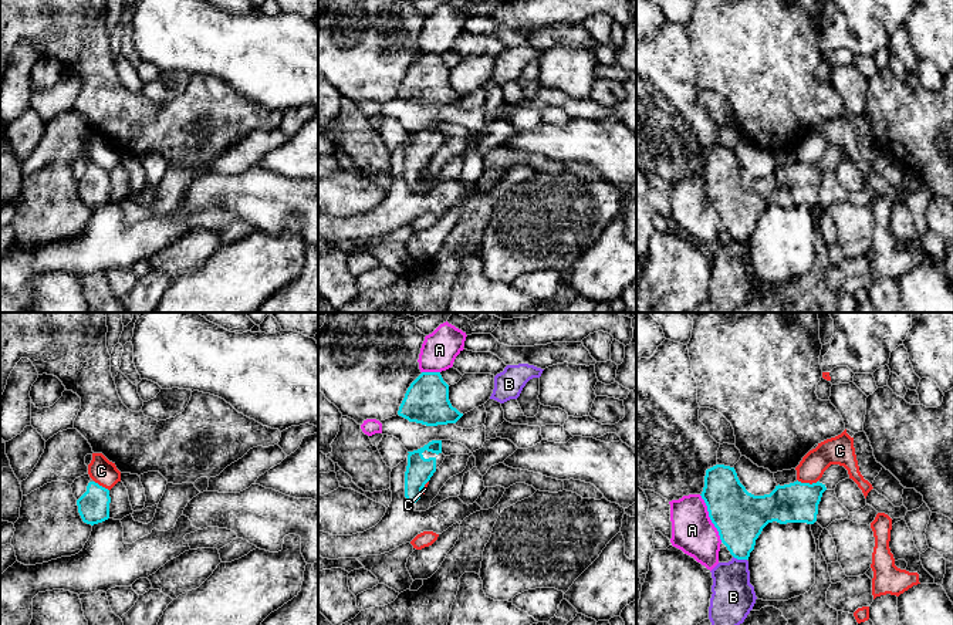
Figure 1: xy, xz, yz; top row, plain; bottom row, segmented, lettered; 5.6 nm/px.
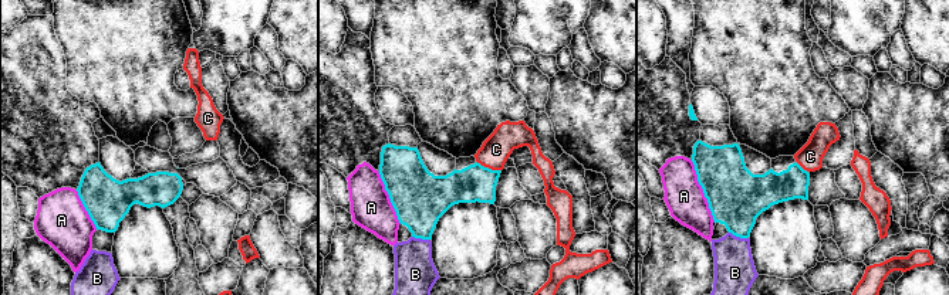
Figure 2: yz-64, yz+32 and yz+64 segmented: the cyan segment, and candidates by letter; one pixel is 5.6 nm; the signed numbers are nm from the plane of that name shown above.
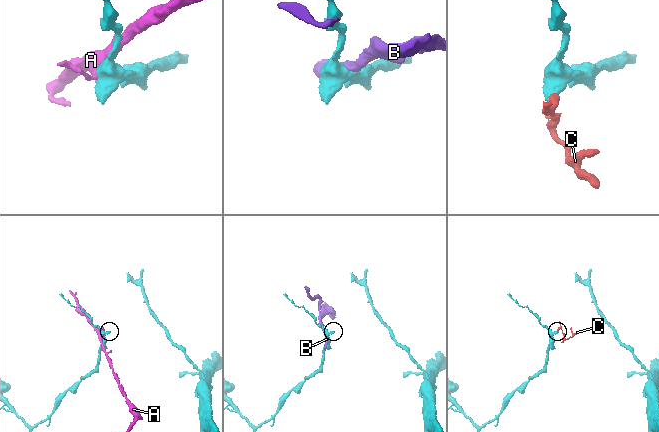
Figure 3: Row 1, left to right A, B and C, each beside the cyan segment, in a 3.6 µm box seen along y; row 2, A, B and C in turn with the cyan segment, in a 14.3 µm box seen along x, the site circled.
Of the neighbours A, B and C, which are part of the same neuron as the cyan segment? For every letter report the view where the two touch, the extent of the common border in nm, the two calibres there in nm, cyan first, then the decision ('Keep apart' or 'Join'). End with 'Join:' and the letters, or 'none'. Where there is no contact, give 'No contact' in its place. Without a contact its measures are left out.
A: Touches cyan in yz. Shared border 300 nm. Thickness 300 nm (cyan) against 240 nm. Keep apart
B: Touches cyan in yz. Shared border 80 nm. Thickness 300 nm (cyan) against 240 nm. Keep apart
C: Touches cyan in yz. Shared border 120 nm. Thickness 220 nm (cyan) against 160 nm. Keep apart
Join: none

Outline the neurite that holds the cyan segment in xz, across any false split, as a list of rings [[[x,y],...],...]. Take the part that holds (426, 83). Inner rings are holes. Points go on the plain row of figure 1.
[[[422,54],[408,70],[398,97],[426,108],[456,105],[463,98],[452,88],[440,54]]]

